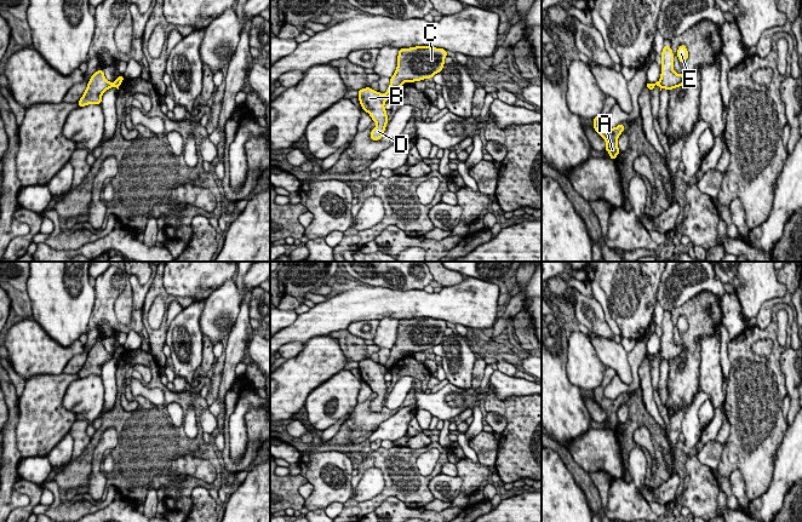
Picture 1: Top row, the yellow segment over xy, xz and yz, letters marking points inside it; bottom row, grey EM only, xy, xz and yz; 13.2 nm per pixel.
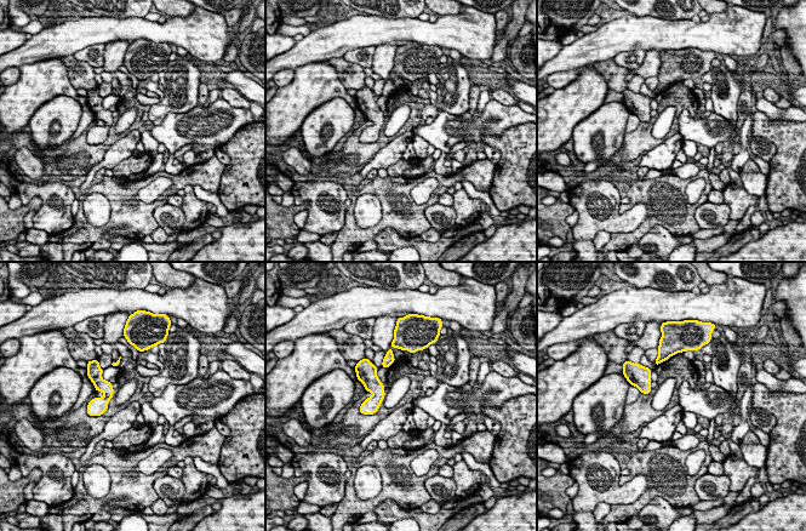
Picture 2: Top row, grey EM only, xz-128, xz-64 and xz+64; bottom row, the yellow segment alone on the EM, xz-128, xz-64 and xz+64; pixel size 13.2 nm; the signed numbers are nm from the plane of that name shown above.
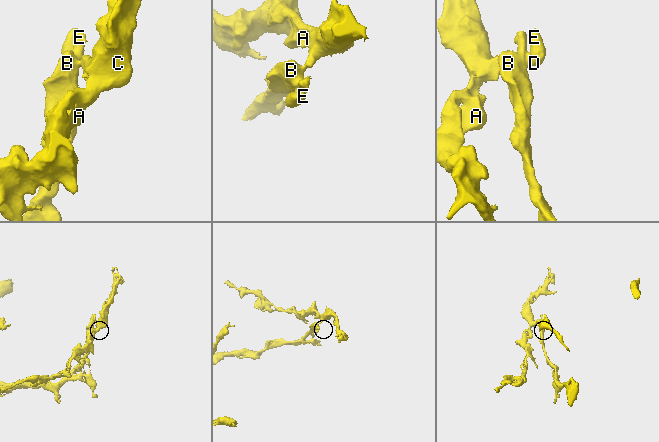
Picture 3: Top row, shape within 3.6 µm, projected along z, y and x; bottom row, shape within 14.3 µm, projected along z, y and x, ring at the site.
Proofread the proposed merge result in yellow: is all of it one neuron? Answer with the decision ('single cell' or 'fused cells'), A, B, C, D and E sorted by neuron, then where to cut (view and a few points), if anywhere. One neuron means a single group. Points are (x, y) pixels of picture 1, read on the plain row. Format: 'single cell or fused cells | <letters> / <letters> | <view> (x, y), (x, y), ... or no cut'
fused cells | A C / B D E | xz (384, 366), (387, 370)

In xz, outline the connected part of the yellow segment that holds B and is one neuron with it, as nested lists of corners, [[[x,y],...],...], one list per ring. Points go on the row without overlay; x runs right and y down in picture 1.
[[[366,358],[359,361],[359,372],[361,379],[377,394],[377,397],[371,402],[370,409],[373,412],[382,411],[388,395],[388,386],[384,379],[388,372],[386,367],[371,358]]]

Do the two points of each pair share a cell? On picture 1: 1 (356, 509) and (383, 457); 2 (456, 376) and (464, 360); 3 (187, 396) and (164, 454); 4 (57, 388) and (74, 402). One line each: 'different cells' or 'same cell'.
1: same cell
2: same cell
3: same cell
4: different cells

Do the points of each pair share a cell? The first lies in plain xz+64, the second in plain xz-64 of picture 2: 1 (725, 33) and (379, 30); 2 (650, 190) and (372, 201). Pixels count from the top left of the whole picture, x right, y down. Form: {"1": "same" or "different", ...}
{"1": "same", "2": "different"}

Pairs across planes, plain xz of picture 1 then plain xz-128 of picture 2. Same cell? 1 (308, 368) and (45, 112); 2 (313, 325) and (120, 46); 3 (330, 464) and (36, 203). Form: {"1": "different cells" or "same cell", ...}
{"1": "different cells", "2": "different cells", "3": "different cells"}

